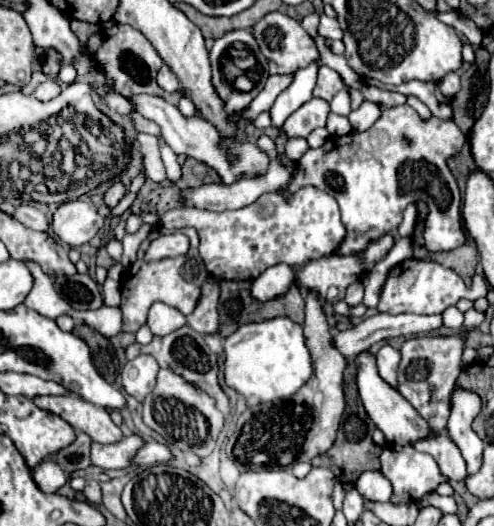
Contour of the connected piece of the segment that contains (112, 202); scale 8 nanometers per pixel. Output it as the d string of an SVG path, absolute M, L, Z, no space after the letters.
M115 181L107 191L105 191L105 205L107 207L115 207L121 199L123 199L123 195L125 195L125 185L121 183L121 181Z

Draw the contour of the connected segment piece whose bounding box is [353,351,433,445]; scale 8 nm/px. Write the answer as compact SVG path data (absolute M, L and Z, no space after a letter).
M361 351L359 355L353 357L357 365L357 389L359 389L359 399L371 417L371 421L383 431L387 443L399 443L399 445L413 445L413 441L419 441L421 437L433 435L433 431L425 425L423 417L409 405L409 401L395 389L391 387L377 371L377 361L371 351Z

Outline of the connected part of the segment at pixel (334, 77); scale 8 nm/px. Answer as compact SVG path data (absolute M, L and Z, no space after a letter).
M321 65L319 67L319 79L317 79L317 87L313 89L313 95L315 97L321 97L321 99L327 99L331 101L331 97L341 91L345 87L341 75L333 69L329 69L327 65Z

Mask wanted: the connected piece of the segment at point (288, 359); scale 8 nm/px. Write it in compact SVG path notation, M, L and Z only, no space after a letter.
M273 317L241 325L225 339L225 381L237 389L249 405L269 403L293 395L311 377L313 365L303 327L289 317Z

